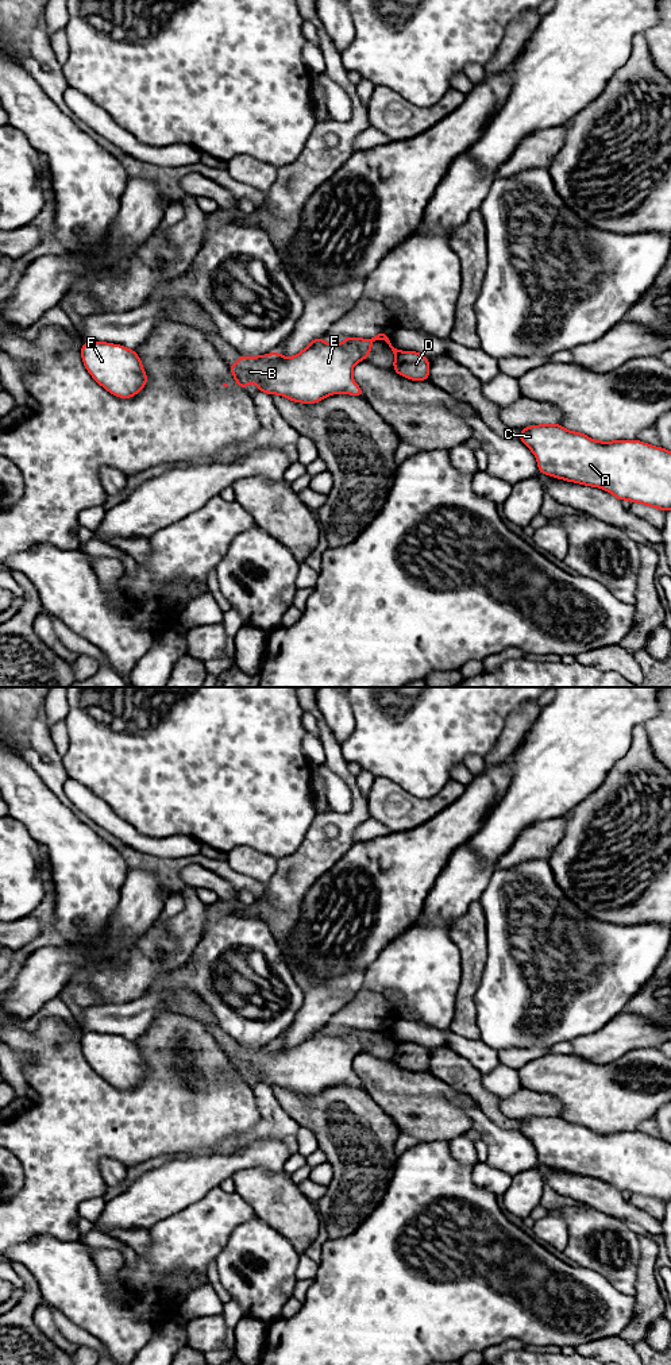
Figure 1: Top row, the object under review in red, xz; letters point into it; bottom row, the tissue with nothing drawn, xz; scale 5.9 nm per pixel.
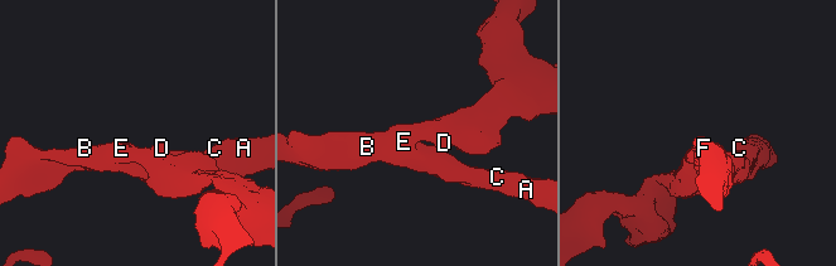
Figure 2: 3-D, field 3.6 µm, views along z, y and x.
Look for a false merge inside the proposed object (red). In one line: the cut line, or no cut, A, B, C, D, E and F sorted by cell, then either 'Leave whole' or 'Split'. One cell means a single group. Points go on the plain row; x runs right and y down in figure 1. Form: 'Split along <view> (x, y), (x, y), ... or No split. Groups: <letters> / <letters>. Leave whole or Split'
No split. Groups: A B C D E F. Leave whole

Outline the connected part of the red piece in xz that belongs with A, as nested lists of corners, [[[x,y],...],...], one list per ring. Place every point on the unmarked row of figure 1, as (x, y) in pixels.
[[[541,1115],[521,1121],[520,1130],[536,1148],[539,1165],[601,1179],[620,1192],[640,1194],[663,1203],[671,1200],[671,1142],[640,1131],[593,1131],[560,1115]]]

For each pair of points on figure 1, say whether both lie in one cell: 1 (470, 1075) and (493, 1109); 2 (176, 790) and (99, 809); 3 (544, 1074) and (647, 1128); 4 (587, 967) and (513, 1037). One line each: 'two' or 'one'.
1: one
2: two
3: two
4: one

